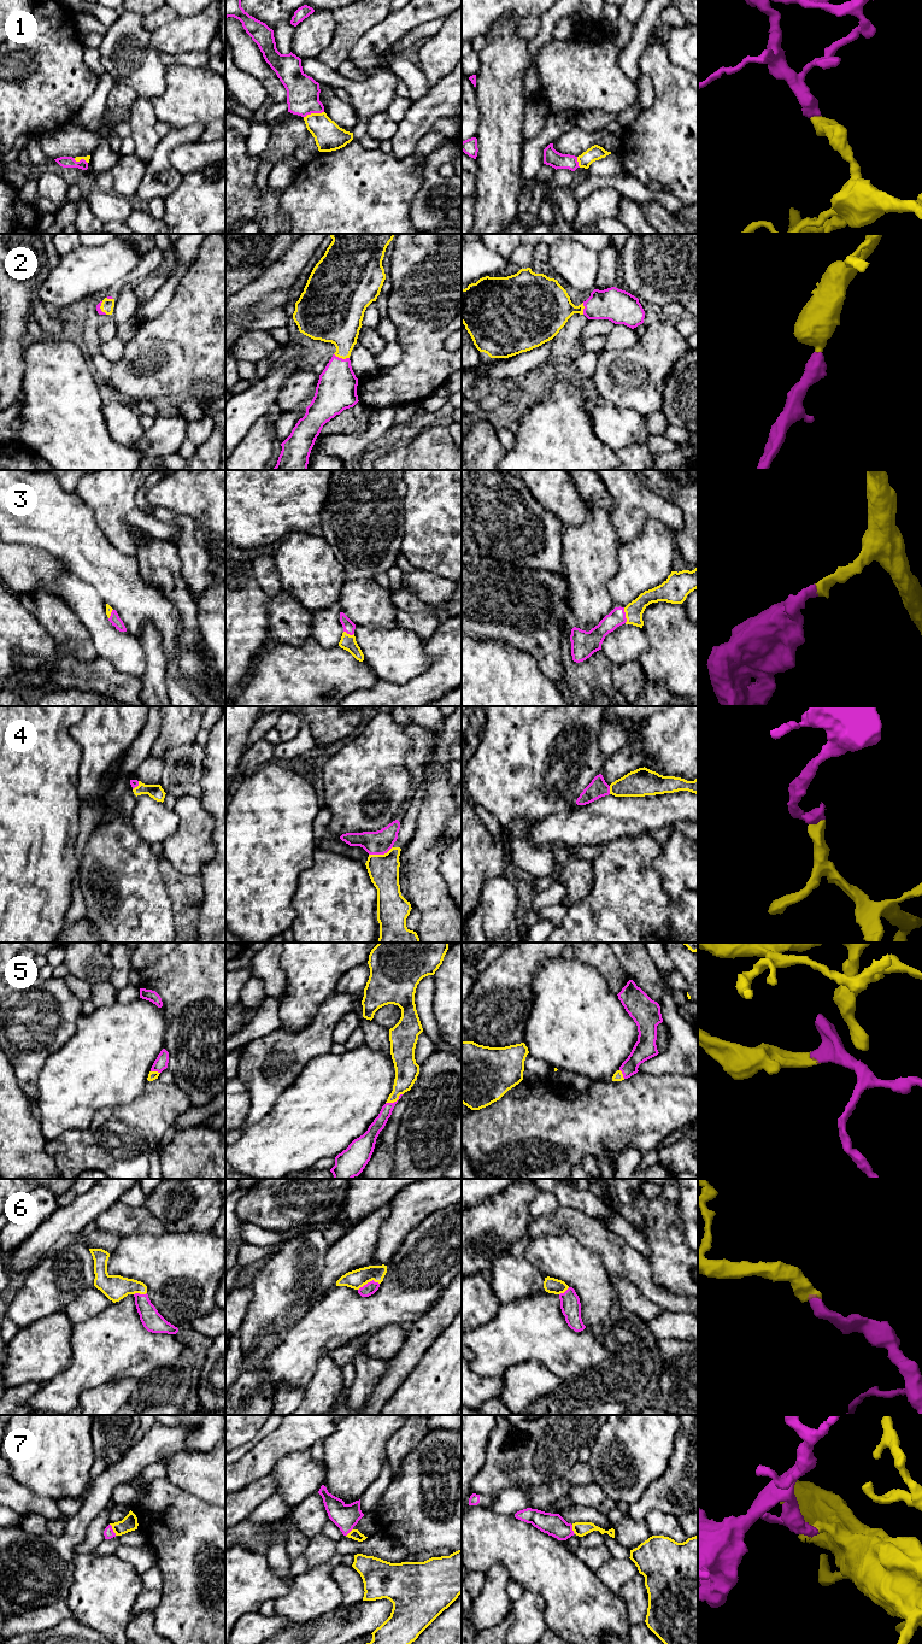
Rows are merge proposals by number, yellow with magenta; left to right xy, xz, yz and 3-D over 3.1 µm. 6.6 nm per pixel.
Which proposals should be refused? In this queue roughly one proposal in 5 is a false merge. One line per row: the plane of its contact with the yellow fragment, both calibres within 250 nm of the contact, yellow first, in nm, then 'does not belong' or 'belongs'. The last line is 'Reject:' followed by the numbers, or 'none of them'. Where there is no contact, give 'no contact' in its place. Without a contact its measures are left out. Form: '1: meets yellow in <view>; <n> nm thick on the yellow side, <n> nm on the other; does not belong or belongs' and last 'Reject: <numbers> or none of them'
1: meets yellow in xz; 190 nm thick on the yellow side, 220 nm on the other; belongs
2: meets yellow in xz; 320 nm thick on the yellow side, 280 nm on the other; belongs
3: meets yellow in yz; 120 nm thick on the yellow side, 120 nm on the other; belongs
4: meets yellow in xz; 200 nm thick on the yellow side, 160 nm on the other; belongs
5: meets yellow in xz; 160 nm thick on the yellow side, 90 nm on the other; belongs
6: meets yellow in xz; 130 nm thick on the yellow side, 80 nm on the other; belongs
7: meets yellow in xy; 100 nm thick on the yellow side, 70 nm on the other; belongs
Reject: none of them

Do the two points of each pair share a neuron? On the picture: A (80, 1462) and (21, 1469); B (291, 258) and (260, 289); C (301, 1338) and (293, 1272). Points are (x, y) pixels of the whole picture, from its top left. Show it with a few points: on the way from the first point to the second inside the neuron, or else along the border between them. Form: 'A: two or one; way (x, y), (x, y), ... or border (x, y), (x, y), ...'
A: one; way (65, 1462), (43, 1462), (35, 1467)
B: one; way (285, 265), (268, 282)
C: two; border (319, 1301), (281, 1342)

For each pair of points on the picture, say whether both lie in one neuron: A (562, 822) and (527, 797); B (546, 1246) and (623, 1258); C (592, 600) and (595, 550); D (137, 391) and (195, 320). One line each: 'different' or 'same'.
A: different
B: different
C: same
D: same

